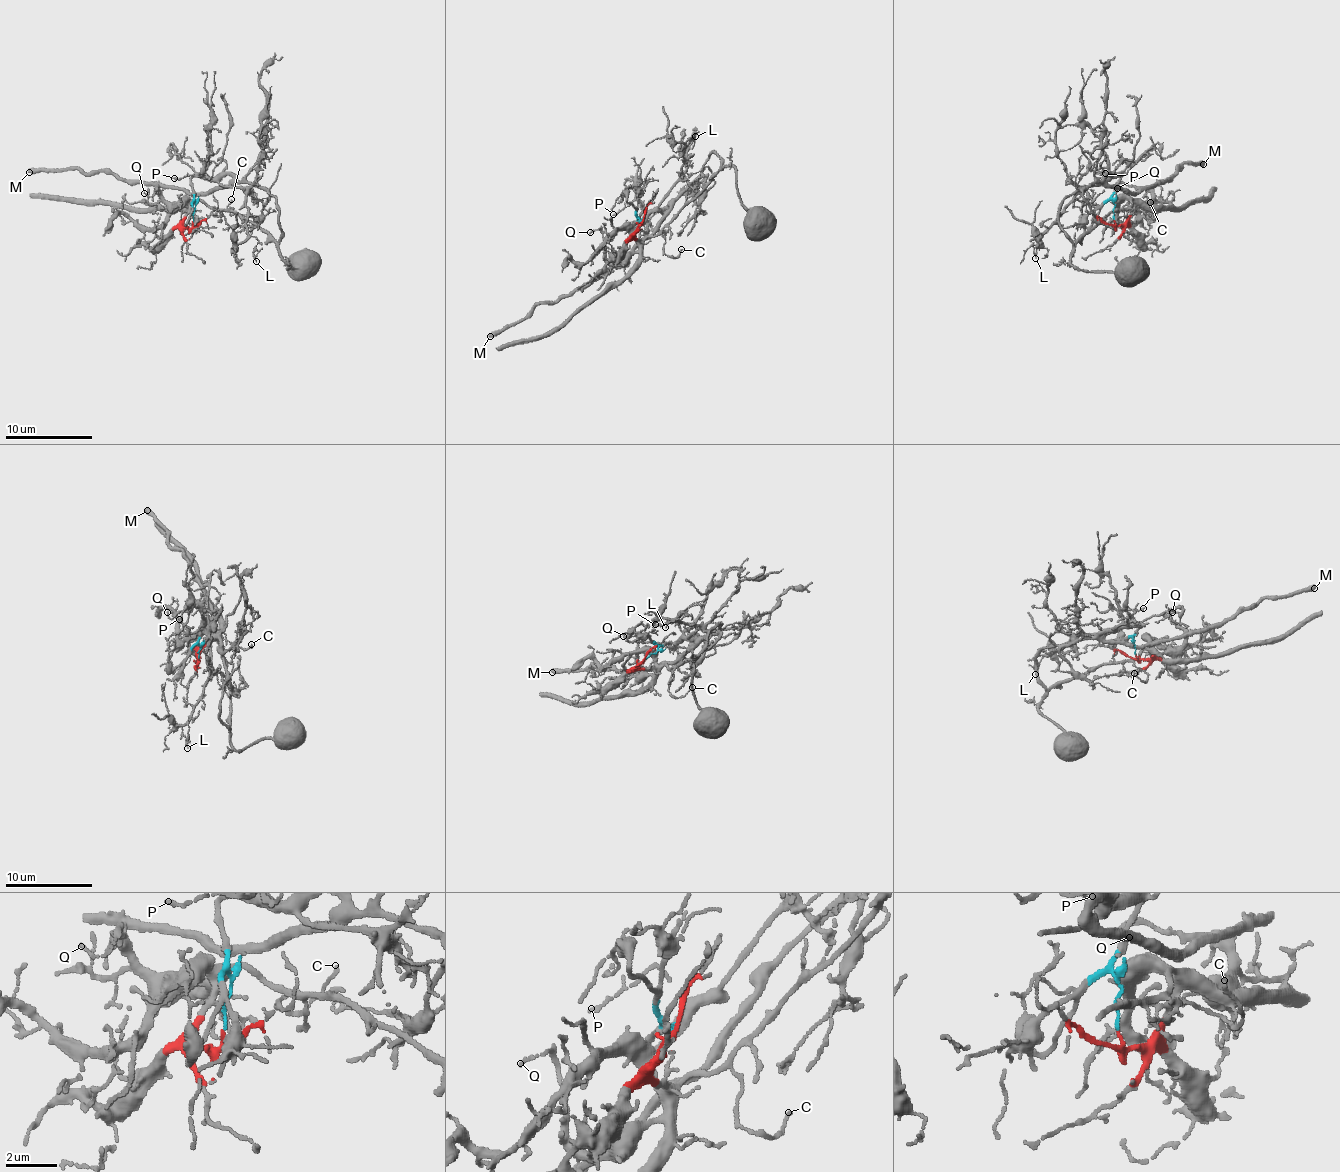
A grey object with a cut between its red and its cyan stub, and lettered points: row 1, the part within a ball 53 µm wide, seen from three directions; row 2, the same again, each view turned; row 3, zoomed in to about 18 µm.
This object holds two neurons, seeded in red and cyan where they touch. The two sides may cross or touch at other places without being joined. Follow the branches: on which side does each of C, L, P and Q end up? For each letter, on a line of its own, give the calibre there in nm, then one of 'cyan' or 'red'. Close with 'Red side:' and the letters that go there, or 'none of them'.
C: calibre 110 nm; red
L: calibre 140 nm; cyan
P: calibre 150 nm; cyan
Q: calibre 110 nm; red
Red side: C, Q

